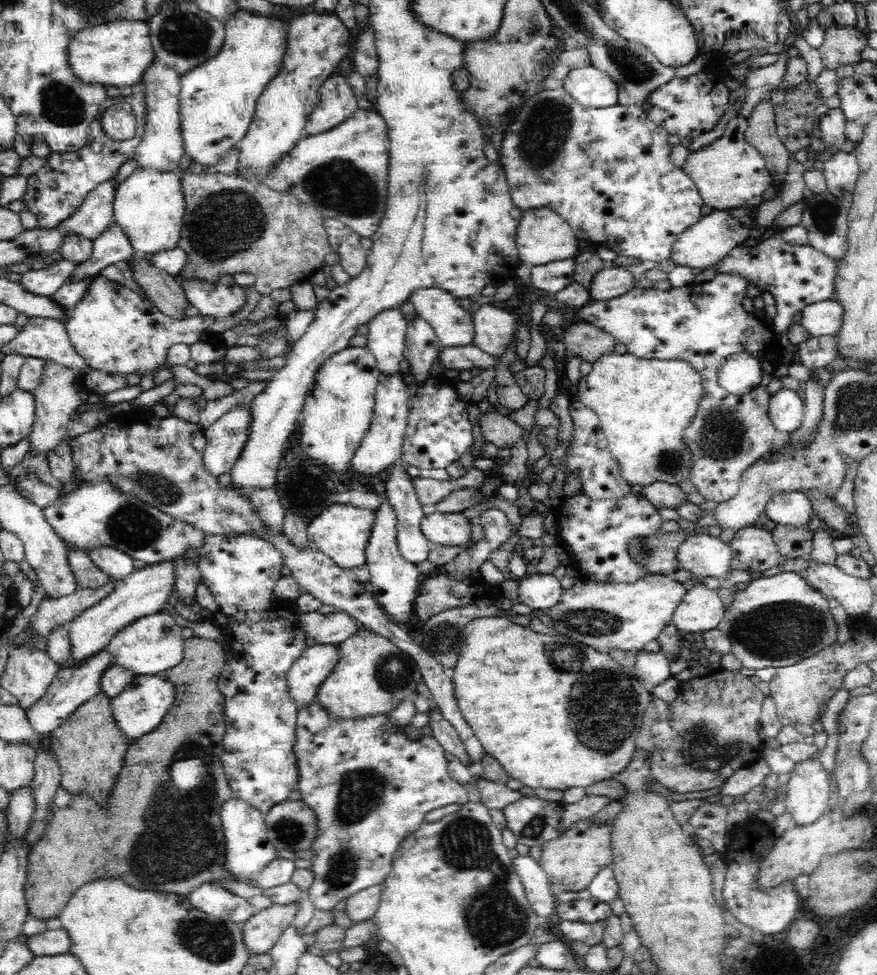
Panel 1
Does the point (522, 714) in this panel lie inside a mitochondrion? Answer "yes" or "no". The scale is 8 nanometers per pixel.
no

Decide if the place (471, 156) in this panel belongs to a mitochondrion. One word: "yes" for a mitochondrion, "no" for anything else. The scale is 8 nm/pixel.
no

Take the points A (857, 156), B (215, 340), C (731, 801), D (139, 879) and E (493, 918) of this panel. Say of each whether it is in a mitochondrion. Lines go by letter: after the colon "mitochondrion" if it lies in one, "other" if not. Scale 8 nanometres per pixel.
A: other
B: other
C: other
D: mitochondrion
E: mitochondrion

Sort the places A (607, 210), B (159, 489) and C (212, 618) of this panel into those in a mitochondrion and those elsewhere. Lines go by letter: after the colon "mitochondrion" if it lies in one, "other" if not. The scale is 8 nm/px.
A: other
B: mitochondrion
C: other

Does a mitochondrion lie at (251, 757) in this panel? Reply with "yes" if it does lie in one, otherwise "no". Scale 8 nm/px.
no

